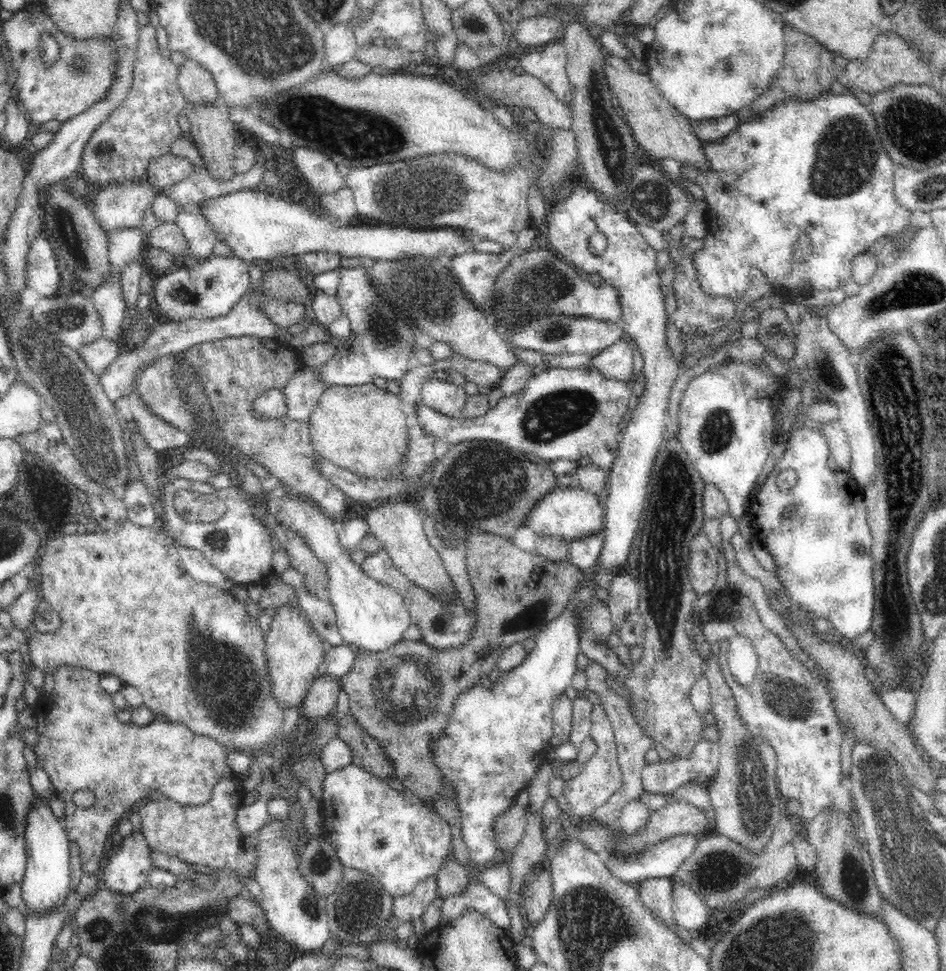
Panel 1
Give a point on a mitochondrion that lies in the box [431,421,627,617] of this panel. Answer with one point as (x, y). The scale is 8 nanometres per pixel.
(483, 482)

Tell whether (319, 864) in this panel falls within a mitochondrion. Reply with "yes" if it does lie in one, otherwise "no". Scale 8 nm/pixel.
yes

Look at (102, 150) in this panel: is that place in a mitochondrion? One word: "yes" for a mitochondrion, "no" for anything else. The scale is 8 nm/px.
no

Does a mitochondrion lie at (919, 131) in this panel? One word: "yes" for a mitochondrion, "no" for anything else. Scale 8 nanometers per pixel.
yes

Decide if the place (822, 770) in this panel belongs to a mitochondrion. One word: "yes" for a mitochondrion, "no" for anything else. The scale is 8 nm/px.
no

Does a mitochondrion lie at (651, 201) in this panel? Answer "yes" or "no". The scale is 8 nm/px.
yes

